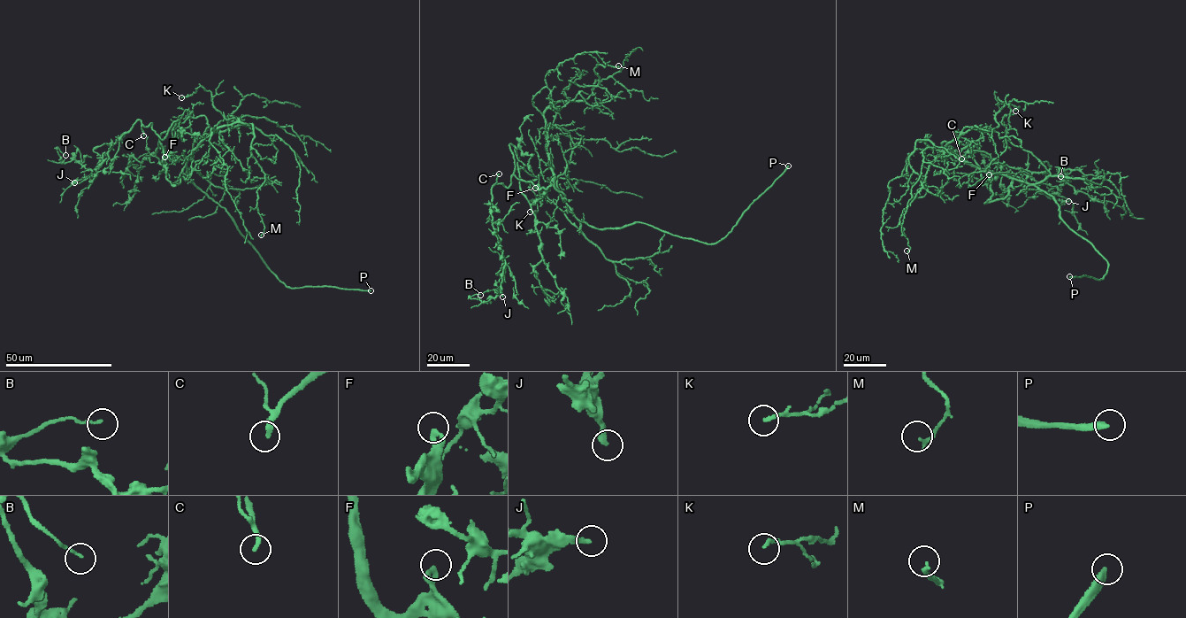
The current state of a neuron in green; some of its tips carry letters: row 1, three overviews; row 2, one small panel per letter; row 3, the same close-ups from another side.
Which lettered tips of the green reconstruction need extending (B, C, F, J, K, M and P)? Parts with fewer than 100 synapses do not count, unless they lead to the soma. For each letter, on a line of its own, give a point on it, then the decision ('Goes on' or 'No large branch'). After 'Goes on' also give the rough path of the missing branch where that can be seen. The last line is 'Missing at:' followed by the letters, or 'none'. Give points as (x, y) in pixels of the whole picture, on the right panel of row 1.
B: Place: (1060, 176). No large branch
C: Place: (961, 158). Goes on. Course of what is missing: (961, 158), (952, 165), (935, 157), (919, 158), (914, 155), (909, 159)
F: Place: (989, 174). No large branch
J: Place: (1068, 201). No large branch
K: Place: (1015, 111). No large branch
M: Place: (906, 251). No large branch
P: Place: (1069, 276). Goes on
Missing at: C, P

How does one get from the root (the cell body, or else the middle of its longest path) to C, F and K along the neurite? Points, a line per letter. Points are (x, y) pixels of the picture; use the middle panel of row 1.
C: (553, 183), (551, 181), (547, 189), (538, 189), (531, 182), (513, 175), (507, 188), (495, 183), (499, 173)
F: (553, 183), (551, 181), (547, 189), (535, 188)
K: (553, 183), (562, 200), (546, 135), (559, 127), (570, 140), (568, 175), (533, 189), (530, 212)

